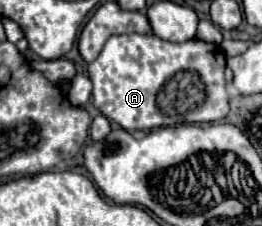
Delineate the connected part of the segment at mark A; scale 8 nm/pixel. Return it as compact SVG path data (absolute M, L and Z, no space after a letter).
M113 35L101 55L89 65L93 81L93 105L107 117L117 121L123 129L149 131L157 127L181 123L213 123L229 113L229 95L225 87L225 53L219 45L201 39L185 43L163 41L157 35Z

